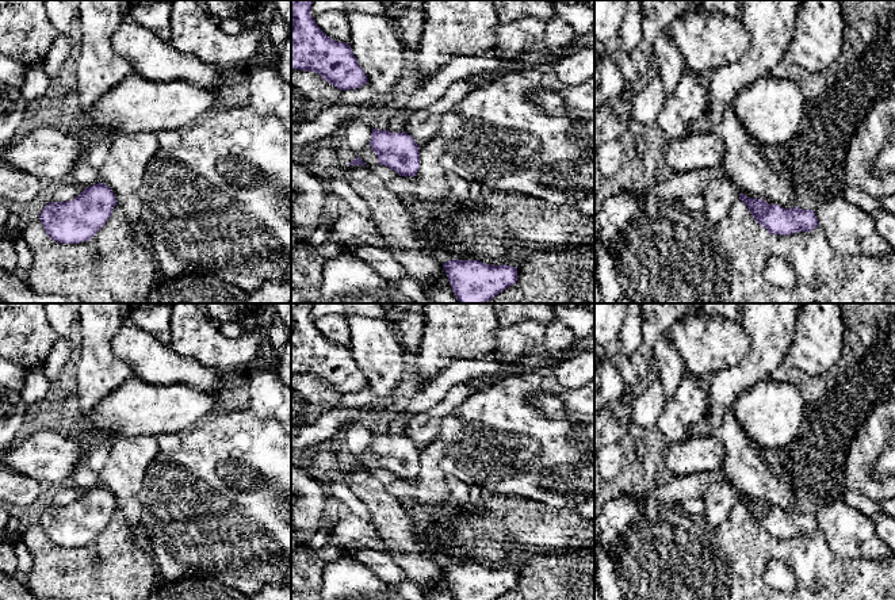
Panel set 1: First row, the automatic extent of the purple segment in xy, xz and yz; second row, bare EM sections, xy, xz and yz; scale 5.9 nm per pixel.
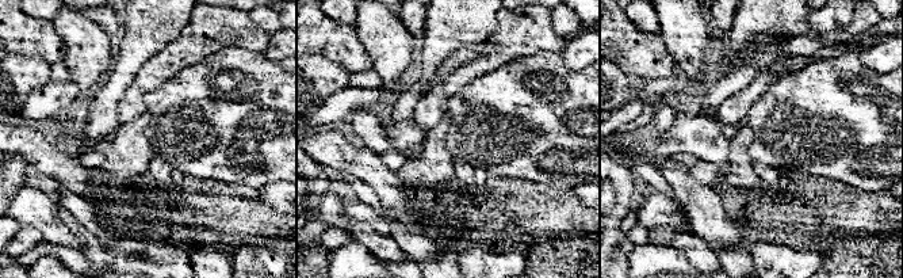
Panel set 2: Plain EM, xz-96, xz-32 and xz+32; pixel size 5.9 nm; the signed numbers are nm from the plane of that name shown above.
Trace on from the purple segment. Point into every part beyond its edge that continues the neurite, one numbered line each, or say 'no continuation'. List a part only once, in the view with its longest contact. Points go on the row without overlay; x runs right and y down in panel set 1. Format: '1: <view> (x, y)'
no continuation

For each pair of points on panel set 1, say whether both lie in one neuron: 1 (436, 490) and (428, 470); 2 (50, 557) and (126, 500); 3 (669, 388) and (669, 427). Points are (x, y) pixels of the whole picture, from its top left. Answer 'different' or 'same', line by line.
1: same
2: different
3: different

